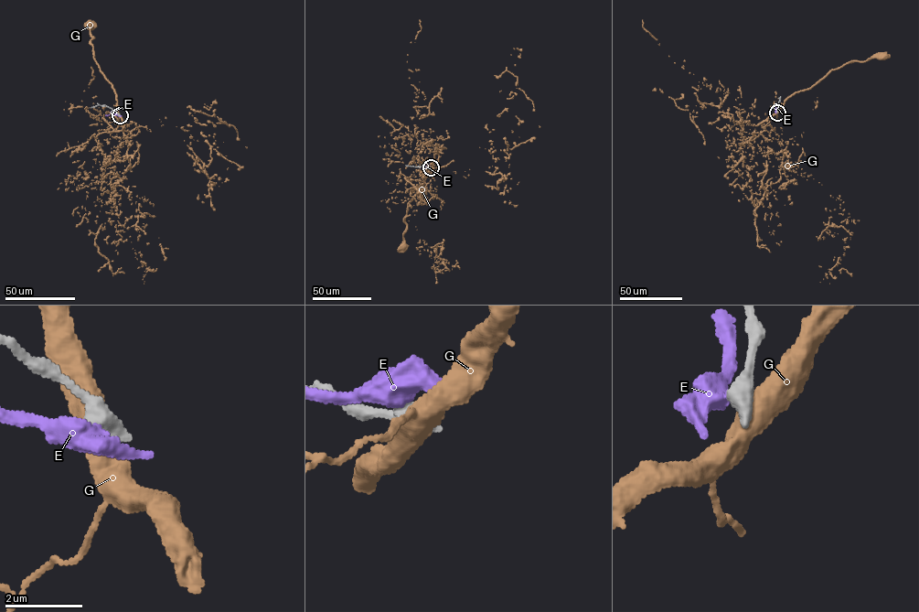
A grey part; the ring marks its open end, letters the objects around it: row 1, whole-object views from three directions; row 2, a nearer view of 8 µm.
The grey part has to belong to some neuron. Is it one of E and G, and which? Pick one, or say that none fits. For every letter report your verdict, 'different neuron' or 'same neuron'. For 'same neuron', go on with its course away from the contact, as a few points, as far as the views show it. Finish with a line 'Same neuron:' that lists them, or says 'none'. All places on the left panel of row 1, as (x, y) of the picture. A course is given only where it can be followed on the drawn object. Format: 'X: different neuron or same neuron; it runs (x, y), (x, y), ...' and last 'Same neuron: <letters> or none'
E: different neuron
G: different neuron
Same neuron: none

